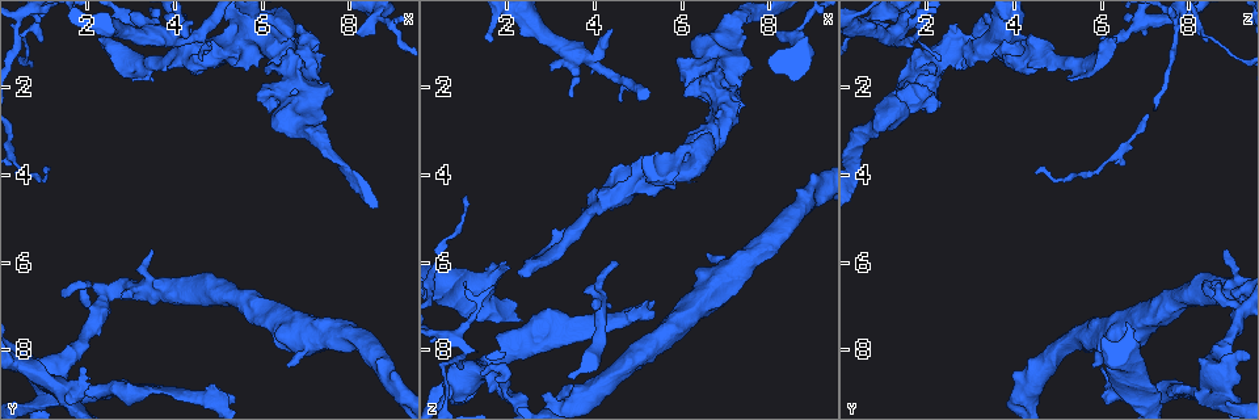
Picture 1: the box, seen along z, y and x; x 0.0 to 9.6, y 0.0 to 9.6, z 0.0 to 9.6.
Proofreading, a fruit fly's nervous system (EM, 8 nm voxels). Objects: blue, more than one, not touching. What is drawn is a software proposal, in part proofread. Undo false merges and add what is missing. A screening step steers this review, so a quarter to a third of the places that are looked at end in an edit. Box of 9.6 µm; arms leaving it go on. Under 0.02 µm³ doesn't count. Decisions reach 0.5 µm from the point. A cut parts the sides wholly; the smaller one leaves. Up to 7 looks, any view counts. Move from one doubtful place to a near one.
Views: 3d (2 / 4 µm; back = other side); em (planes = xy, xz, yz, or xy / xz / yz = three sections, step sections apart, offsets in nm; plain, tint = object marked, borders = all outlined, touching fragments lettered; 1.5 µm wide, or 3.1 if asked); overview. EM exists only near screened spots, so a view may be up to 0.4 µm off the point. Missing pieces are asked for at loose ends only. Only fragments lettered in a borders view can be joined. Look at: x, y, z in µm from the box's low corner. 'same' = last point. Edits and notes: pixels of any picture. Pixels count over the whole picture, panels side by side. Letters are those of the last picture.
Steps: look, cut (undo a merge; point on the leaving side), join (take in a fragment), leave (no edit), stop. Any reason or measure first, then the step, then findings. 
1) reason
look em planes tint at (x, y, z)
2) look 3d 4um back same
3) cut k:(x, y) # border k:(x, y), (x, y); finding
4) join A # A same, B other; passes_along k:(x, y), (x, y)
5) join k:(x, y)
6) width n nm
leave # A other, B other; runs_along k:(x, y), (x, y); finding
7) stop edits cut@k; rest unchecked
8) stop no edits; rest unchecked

branch point
look em planes borders at (2.75, 8.95, 7.55)

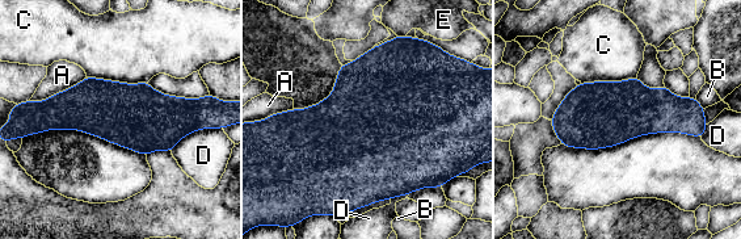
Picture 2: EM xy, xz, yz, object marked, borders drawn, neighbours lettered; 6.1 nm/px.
leave # A other, B other, C other, D other, E other; border 2:(87, 75), (127, 83), (147, 82); all the same neuron

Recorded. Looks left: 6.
thick end
look 3d 4um back at (0.85, 8.50, 7.00)

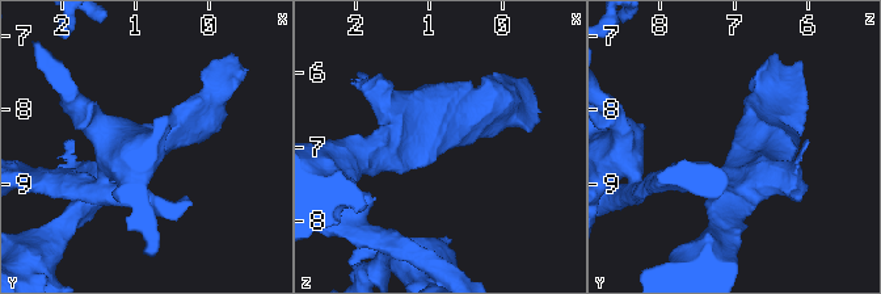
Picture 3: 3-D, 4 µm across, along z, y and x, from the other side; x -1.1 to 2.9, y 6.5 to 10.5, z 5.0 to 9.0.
look em planes plain at (0.85, 8.45, 6.95)

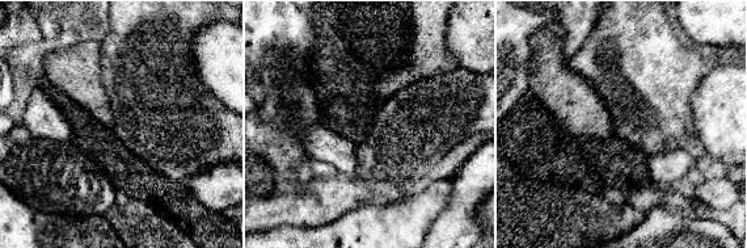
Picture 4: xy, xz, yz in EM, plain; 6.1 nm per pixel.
see the neighbours
look em planes borders same

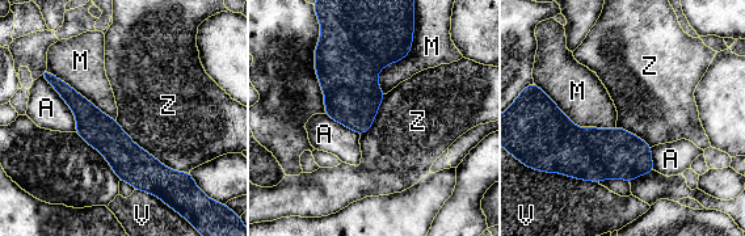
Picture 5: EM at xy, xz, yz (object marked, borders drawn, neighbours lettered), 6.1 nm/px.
leave # A other, M other, V other, Z other; no lettered fragment goes on from it

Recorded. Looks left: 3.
sharp bend
look 3d 4um at (6.95, 0.95, 2.50)

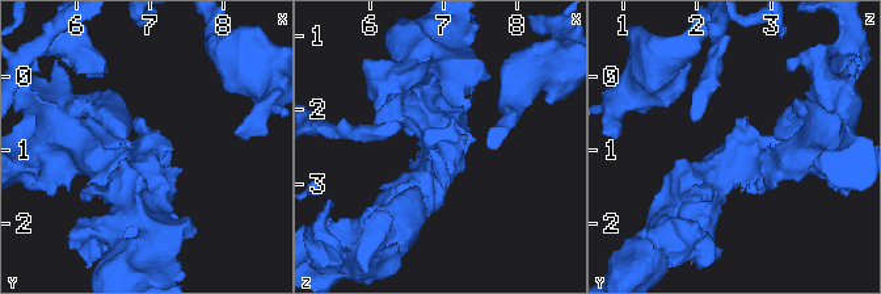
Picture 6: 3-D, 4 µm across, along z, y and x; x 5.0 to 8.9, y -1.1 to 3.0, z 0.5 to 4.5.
arm_widths 360, 420 nm
look em yz step 8 tint at (7.00, 0.95, 2.45)

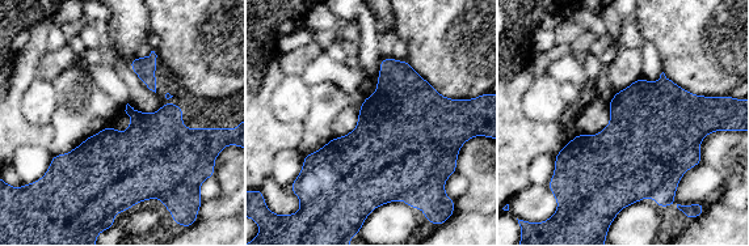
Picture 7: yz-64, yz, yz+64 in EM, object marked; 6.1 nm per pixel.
look em yz step 8 borders same

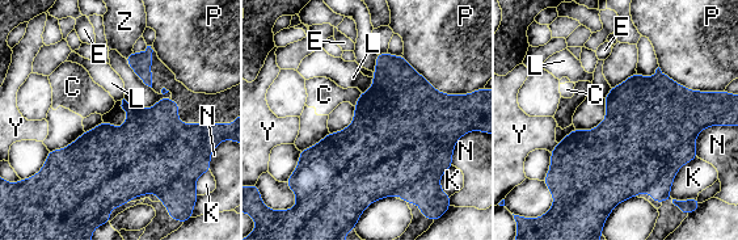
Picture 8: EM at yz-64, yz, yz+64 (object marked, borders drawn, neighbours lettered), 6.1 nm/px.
leave # C other, E other, K other, L other, N other, P other, Y other, Z other; border 8:(361, 92), (353, 105); all the same neuron

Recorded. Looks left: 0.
stop no edits; rest unchecked

